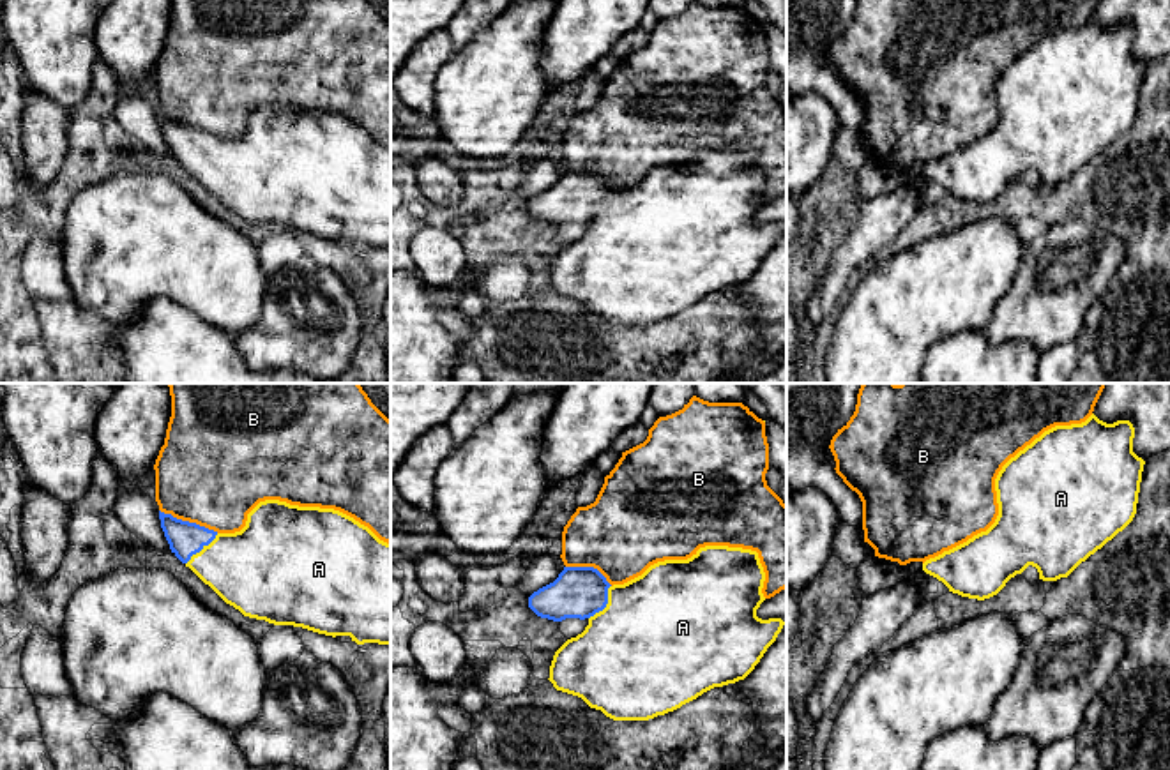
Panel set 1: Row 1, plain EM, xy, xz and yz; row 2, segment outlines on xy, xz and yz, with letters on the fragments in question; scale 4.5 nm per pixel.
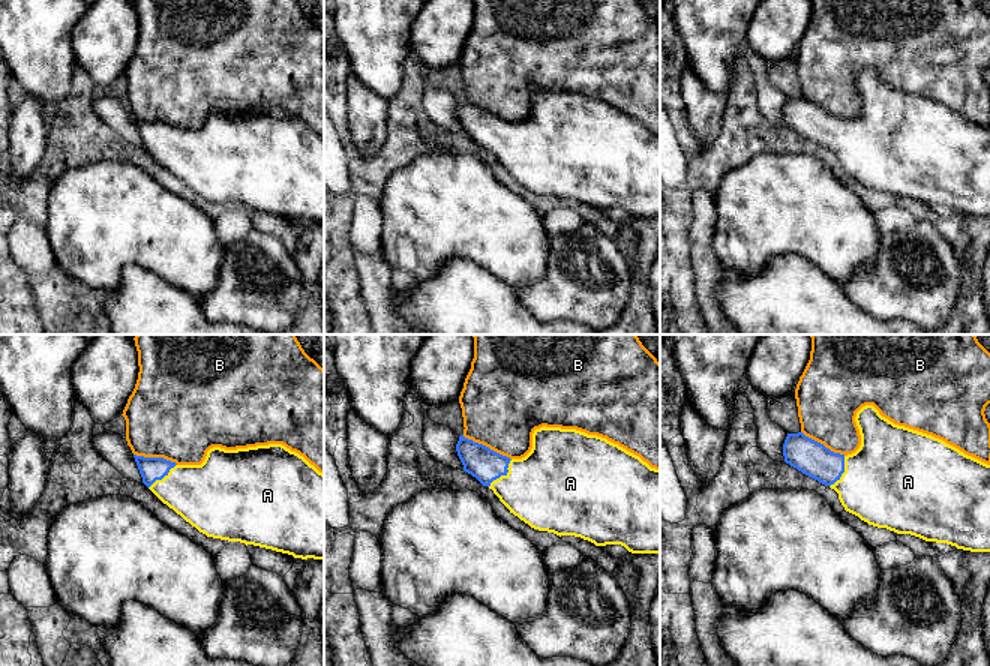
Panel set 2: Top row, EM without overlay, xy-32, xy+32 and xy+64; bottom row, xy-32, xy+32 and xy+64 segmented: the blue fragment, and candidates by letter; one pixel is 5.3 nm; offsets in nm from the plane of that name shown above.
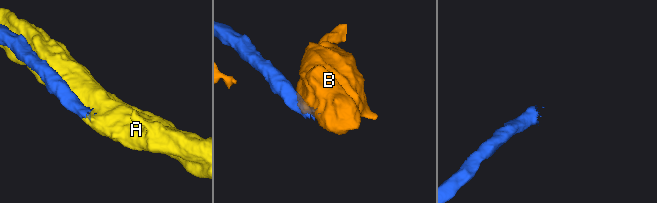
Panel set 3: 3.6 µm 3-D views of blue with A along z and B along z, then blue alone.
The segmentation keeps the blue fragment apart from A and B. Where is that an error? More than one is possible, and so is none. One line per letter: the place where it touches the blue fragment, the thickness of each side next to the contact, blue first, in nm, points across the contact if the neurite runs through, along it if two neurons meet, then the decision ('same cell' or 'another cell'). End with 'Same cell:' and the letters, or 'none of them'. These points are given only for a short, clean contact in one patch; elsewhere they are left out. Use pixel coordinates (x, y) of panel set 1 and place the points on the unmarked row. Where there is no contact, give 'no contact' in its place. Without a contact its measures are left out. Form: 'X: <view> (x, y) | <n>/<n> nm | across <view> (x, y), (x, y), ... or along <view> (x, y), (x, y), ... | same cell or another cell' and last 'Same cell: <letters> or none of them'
A: xz (607, 207) | 240/500 nm | same cell
B: xy (188, 126) | 160/480 nm | another cell
Same cell: A

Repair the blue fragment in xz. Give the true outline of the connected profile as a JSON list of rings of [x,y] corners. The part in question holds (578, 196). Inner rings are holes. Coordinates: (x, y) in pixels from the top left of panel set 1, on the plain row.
[[[705,150],[688,164],[657,166],[642,180],[613,191],[594,171],[564,171],[553,187],[528,201],[528,212],[541,223],[553,226],[587,223],[589,230],[555,256],[548,284],[557,295],[581,302],[613,325],[649,325],[680,313],[714,291],[744,284],[785,230],[781,223],[756,221],[765,205],[764,185],[758,157],[728,150]]]

